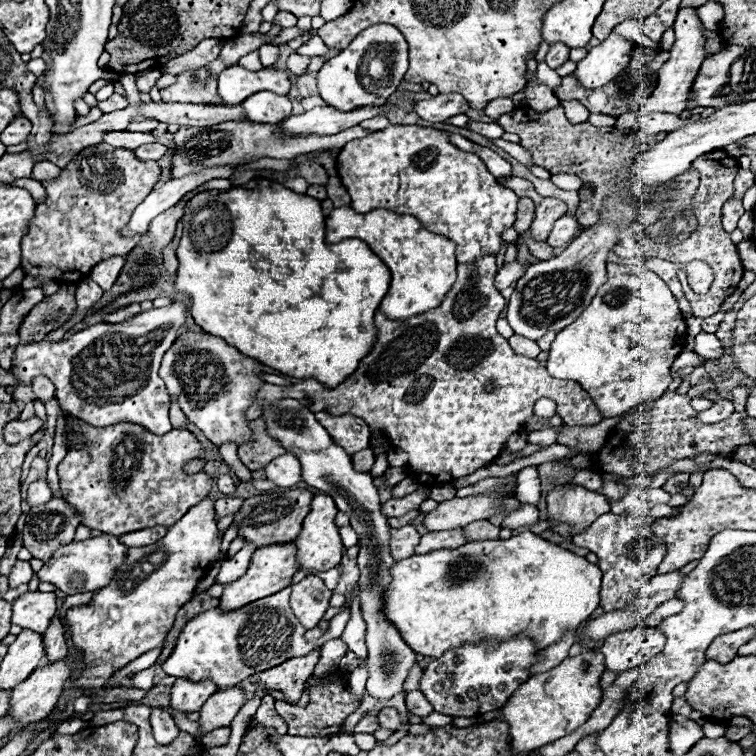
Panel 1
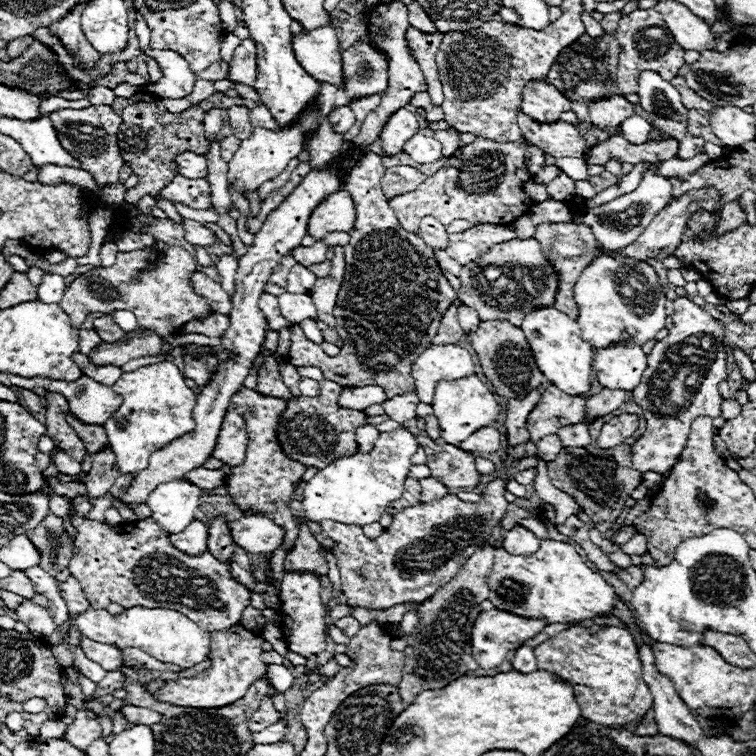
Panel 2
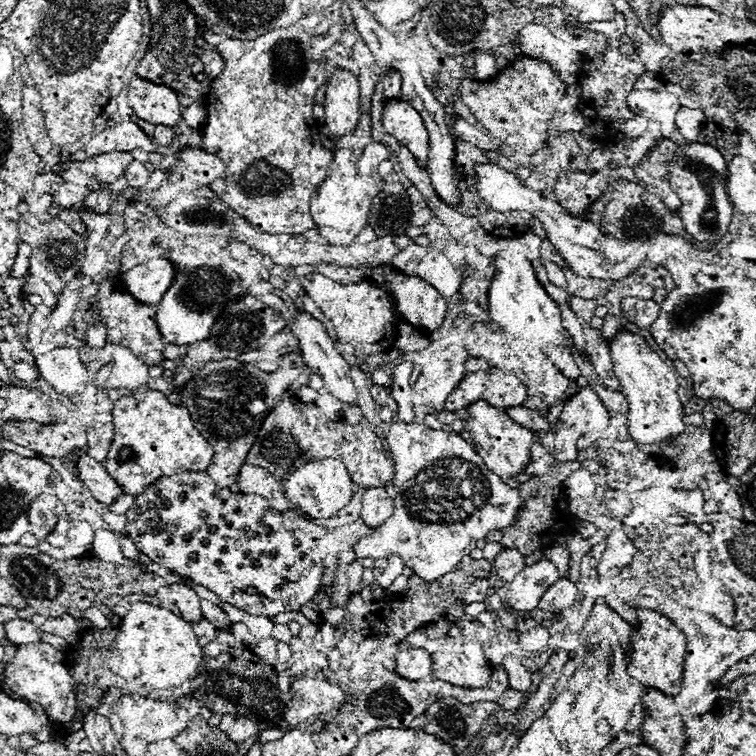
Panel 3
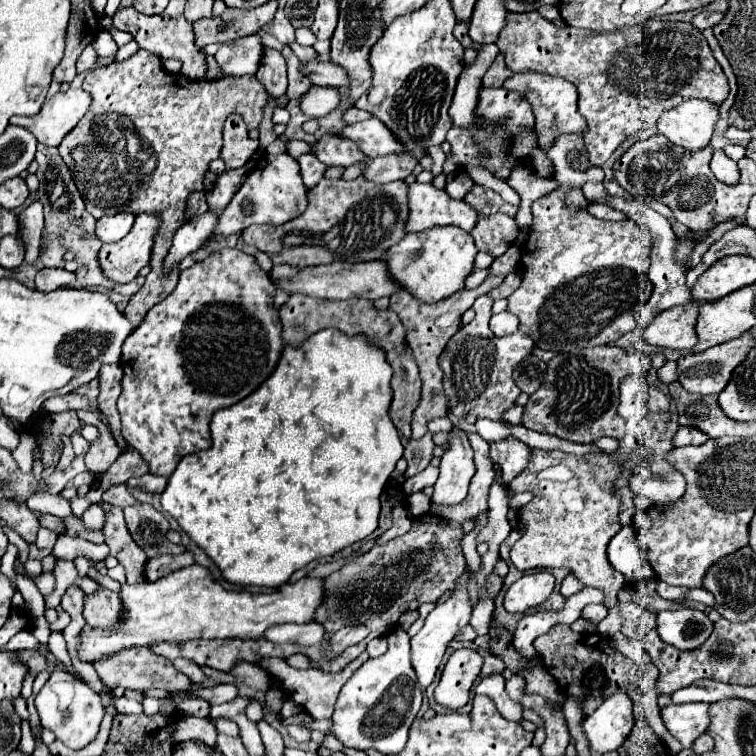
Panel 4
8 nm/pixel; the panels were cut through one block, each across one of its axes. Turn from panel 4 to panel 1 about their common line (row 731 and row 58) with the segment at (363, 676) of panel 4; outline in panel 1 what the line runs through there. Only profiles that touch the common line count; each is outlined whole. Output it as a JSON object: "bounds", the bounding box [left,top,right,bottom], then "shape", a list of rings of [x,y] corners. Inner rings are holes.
{"bounds":[318,24,408,110],"shape":[[[376,24],[360,32],[346,50],[342,50],[338,56],[330,58],[318,72],[318,92],[322,100],[328,106],[334,106],[338,110],[352,110],[358,106],[368,104],[384,104],[386,96],[392,96],[398,88],[398,84],[404,80],[404,74],[408,70],[408,44],[398,28],[390,24]],[[378,58],[384,62],[388,76],[386,80],[376,80],[370,76],[370,62]]]}

